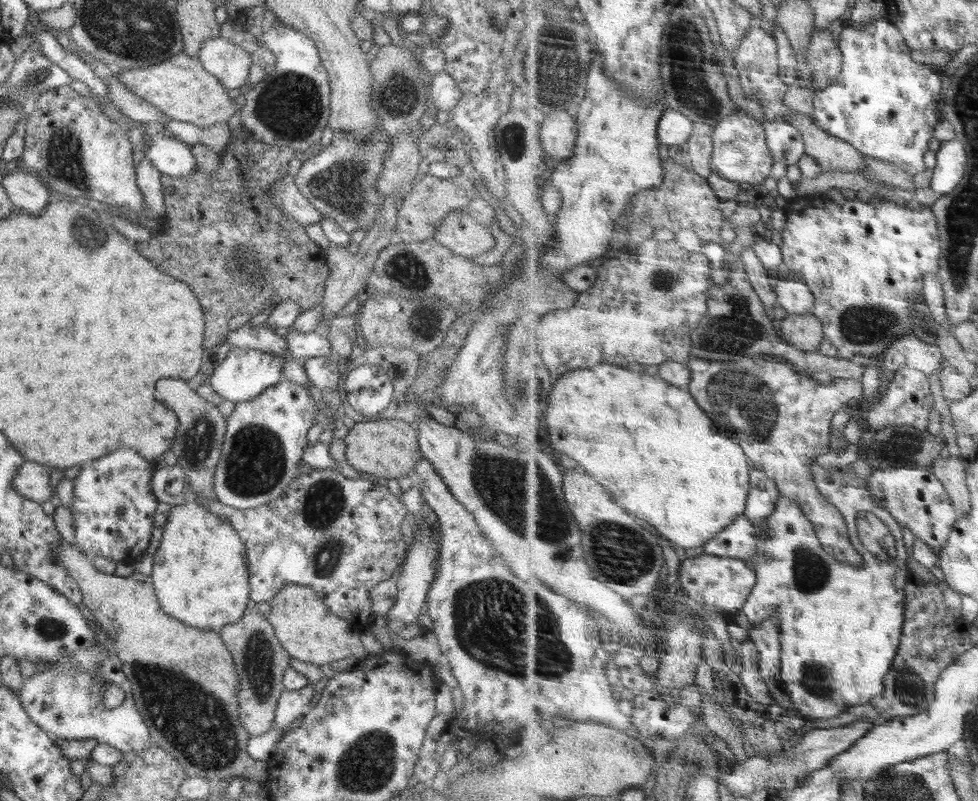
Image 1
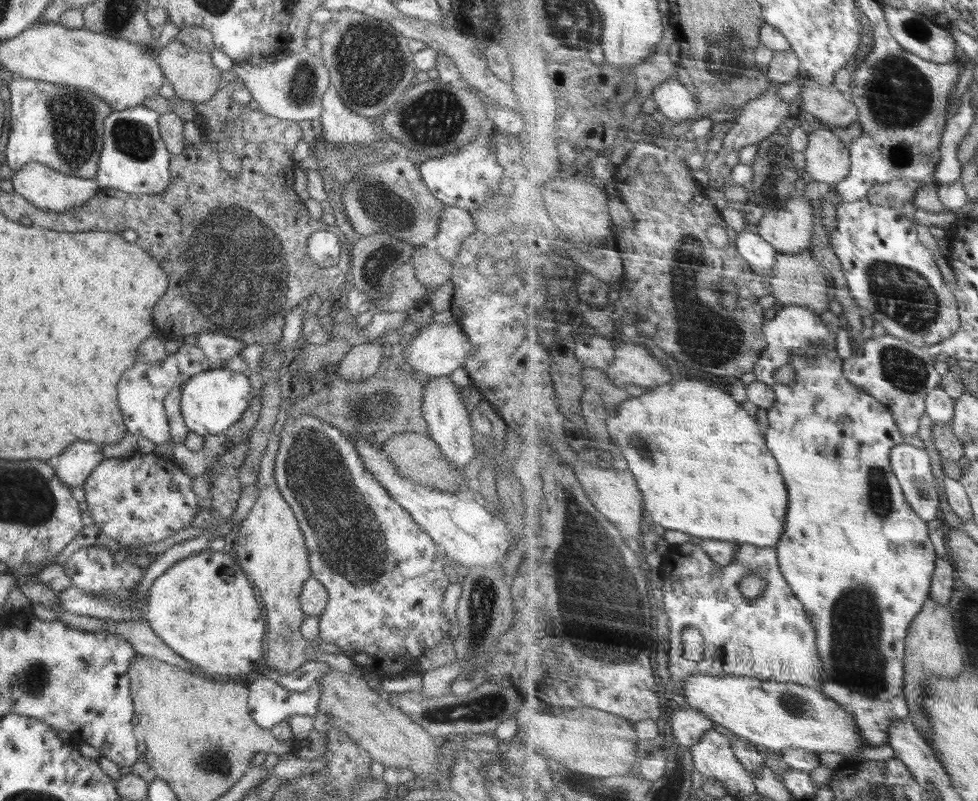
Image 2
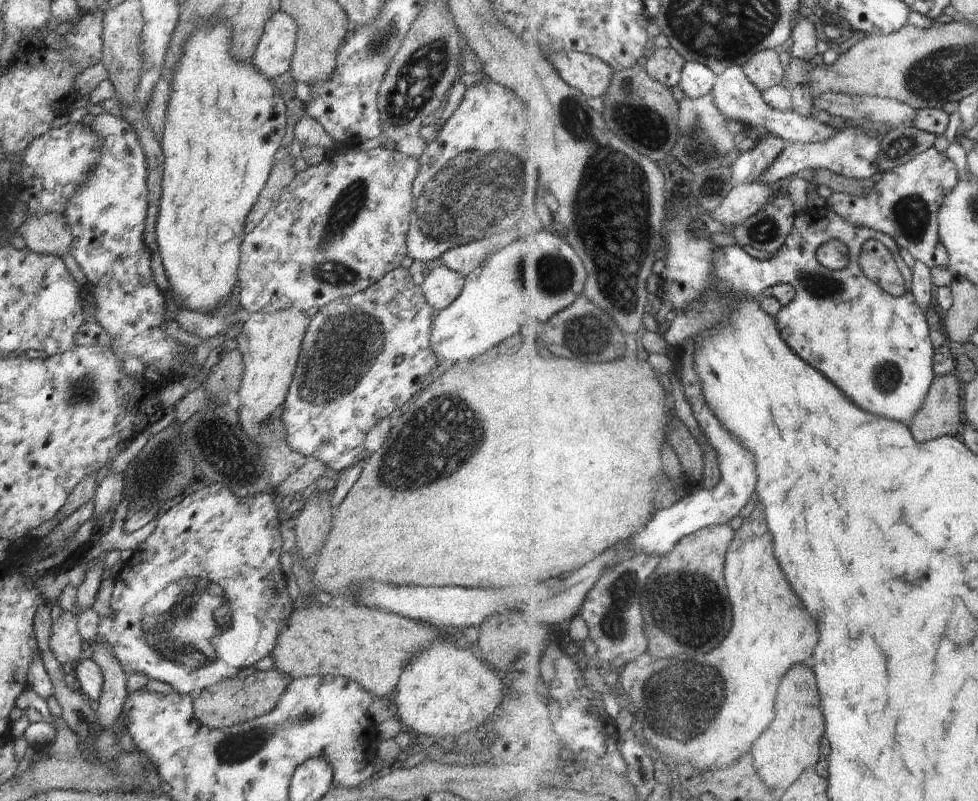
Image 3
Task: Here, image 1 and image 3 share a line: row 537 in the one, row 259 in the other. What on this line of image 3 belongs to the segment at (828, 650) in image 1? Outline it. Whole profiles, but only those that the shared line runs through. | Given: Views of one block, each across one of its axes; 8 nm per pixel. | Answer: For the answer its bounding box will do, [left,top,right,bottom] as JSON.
[664,203,937,425]

